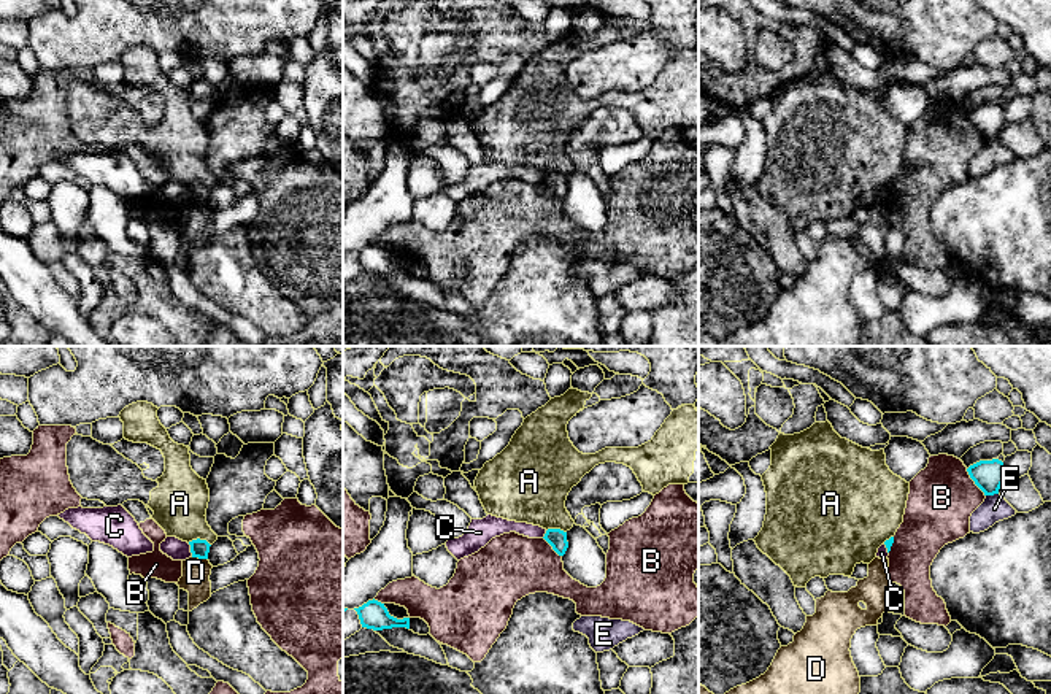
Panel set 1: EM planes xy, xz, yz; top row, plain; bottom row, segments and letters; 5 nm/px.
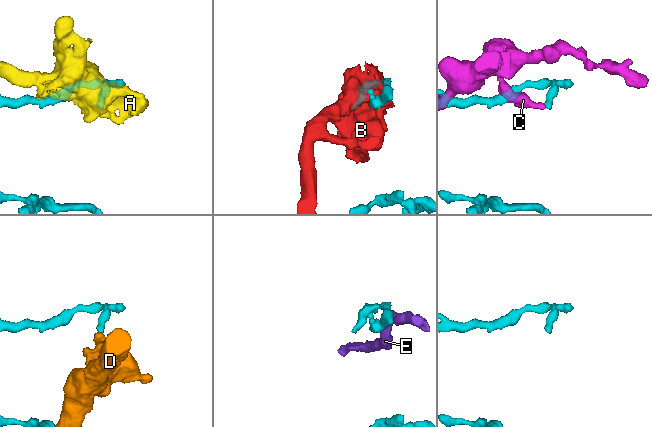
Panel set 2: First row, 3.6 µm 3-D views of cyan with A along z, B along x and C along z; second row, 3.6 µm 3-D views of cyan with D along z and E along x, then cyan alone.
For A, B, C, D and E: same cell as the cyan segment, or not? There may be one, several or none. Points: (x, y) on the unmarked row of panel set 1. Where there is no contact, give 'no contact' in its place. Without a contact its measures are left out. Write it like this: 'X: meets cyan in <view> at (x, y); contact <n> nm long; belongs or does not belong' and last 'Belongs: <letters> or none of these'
A: meets cyan in xy at (199, 183); contact 120 nm long; does not belong
B: meets cyan in yz at (975, 127); contact 170 nm long; does not belong
C: meets cyan in xy at (191, 194); contact 80 nm long; does not belong
D: meets cyan in xy at (200, 202); contact 80 nm long; does not belong
E: meets cyan in yz at (991, 138); contact 70 nm long; does not belong
Belongs: none of these

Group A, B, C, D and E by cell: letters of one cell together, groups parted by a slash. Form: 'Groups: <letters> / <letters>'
Groups: A / B / C / D / E

